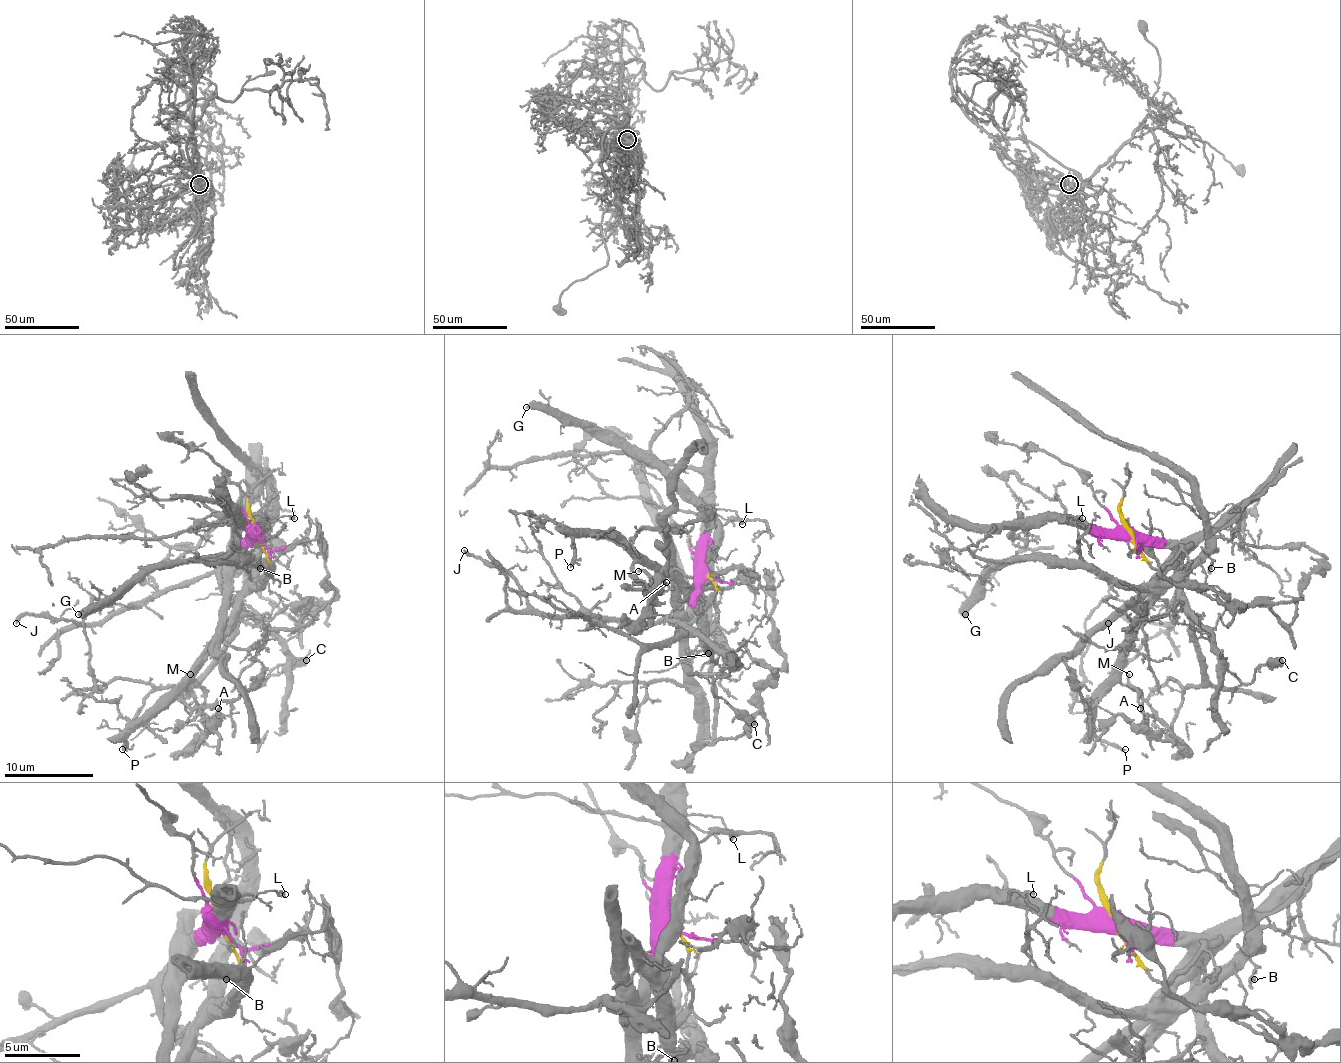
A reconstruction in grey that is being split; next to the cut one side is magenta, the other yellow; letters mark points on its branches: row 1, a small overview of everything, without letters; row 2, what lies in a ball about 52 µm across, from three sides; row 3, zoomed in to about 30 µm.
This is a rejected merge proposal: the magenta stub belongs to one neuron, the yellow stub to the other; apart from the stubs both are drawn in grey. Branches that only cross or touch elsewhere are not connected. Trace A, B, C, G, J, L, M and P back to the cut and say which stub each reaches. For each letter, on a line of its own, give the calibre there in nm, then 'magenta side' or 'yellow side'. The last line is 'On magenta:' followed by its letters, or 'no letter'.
A: 120 nm | yellow side
B: 110 nm | yellow side
C: 650 nm | magenta side
G: 440 nm | yellow side
J: 280 nm | magenta side
L: 130 nm | magenta side
M: 160 nm | yellow side
P: 180 nm | yellow side
On magenta: C, J, L

